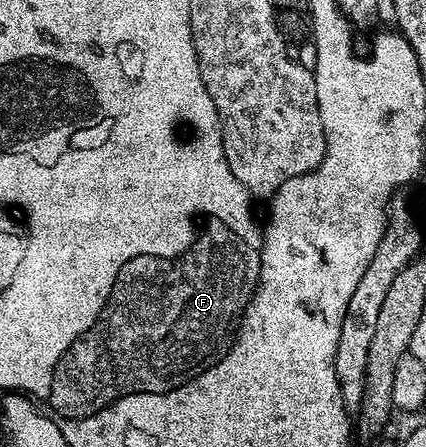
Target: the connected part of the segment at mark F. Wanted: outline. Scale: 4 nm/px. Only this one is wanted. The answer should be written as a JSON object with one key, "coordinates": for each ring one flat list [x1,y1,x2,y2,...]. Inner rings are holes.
{"coordinates":[[215,221,210,224,203,232,194,236,190,247,184,250,182,255,174,257,164,257,162,255,142,255,133,257,133,261,125,261,119,264,117,281,107,298,107,304,104,305,102,313,97,317,97,321,69,349,59,358,59,364,55,367,53,381,49,388,51,394,50,410,56,416,64,415,67,419,78,421,87,419,91,415,97,415,101,409,105,409,115,400,132,395,133,393,161,393,169,391,172,387,180,387,182,383,195,379,205,369,209,369,217,361,221,361,223,356,231,349,232,343,235,342,235,333,237,324,243,317,243,311,247,307,247,302,255,294,255,287,259,283,259,253,256,248,250,247,245,240,240,239,239,232,234,231,231,227,226,227,221,222]]}

